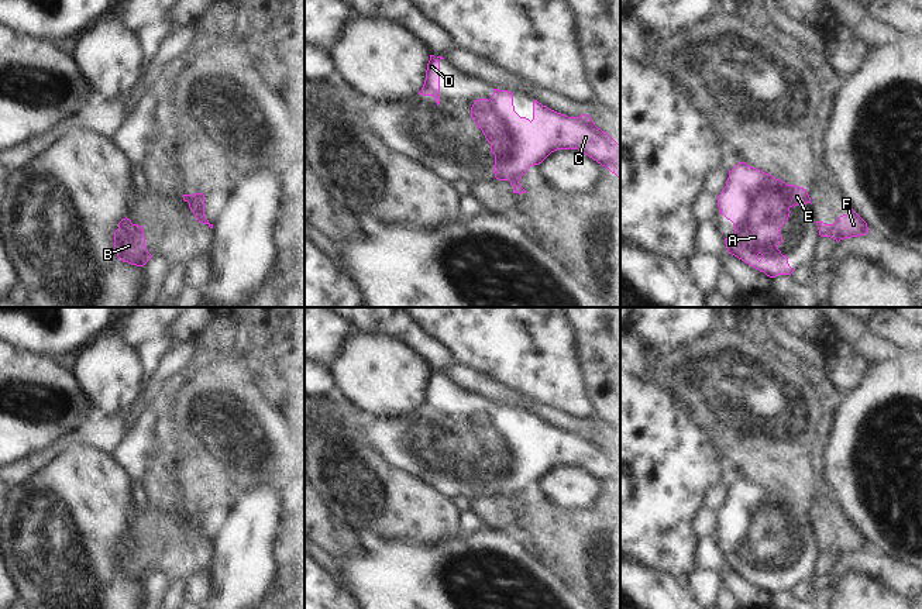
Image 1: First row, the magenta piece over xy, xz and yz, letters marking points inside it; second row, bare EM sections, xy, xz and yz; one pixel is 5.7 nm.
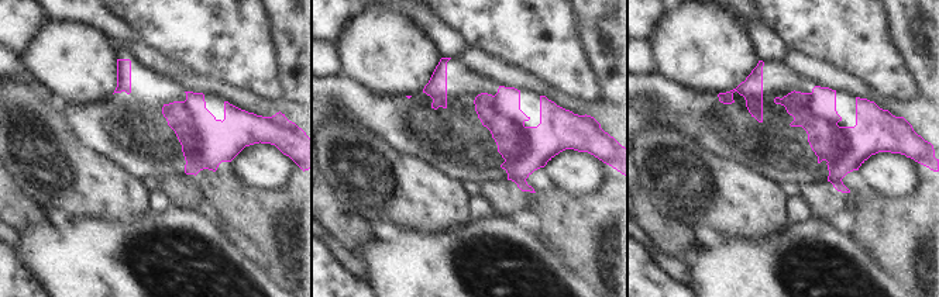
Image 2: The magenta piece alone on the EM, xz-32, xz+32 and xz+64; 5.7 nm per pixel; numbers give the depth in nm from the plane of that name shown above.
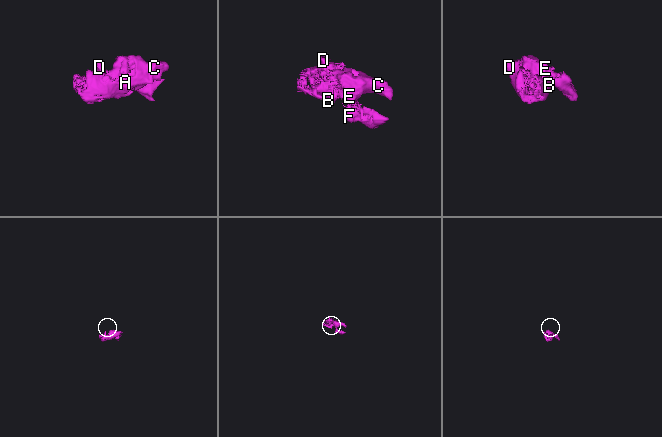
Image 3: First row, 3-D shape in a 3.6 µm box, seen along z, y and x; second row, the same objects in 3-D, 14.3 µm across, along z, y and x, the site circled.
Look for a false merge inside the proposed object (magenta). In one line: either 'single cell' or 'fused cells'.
fused cells

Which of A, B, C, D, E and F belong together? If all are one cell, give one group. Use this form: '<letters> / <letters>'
A B C D E / F

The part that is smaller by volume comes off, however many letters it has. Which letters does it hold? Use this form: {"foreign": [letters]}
{"foreign": ["F"]}

